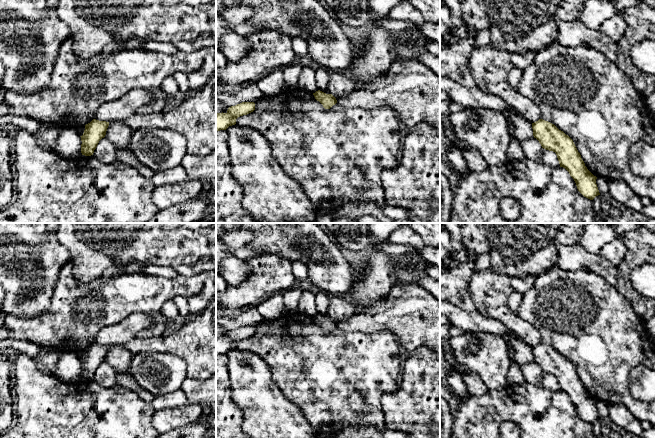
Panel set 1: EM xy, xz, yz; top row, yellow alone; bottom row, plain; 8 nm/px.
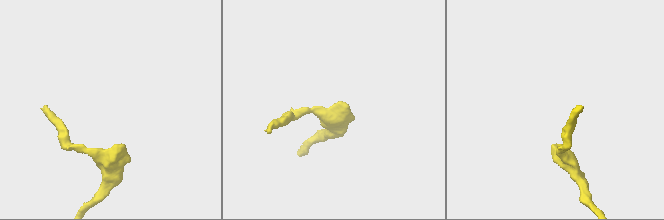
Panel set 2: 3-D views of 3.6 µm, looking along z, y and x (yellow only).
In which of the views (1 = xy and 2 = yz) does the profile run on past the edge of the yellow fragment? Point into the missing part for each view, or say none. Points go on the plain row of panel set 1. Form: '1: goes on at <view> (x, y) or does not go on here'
1: does not go on here
2: does not go on here

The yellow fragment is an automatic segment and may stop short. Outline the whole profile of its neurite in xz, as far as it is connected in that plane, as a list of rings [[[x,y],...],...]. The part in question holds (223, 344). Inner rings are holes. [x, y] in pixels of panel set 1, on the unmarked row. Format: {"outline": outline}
{"outline": [[[242,326],[228,332],[226,337],[216,337],[216,355],[226,354],[236,348],[236,343],[255,334],[254,326]]]}

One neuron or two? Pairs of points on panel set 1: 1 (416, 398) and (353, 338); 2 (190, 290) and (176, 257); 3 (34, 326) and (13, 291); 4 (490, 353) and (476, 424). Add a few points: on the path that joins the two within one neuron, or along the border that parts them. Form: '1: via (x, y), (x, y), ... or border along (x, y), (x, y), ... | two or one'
1: border along (402, 365), (399, 387), (382, 397) | two
2: border along (205, 271), (190, 276), (179, 275) | two
3: border along (49, 305), (41, 313), (30, 317), (10, 314) | two
4: border along (508, 385), (500, 389), (489, 390) | two

